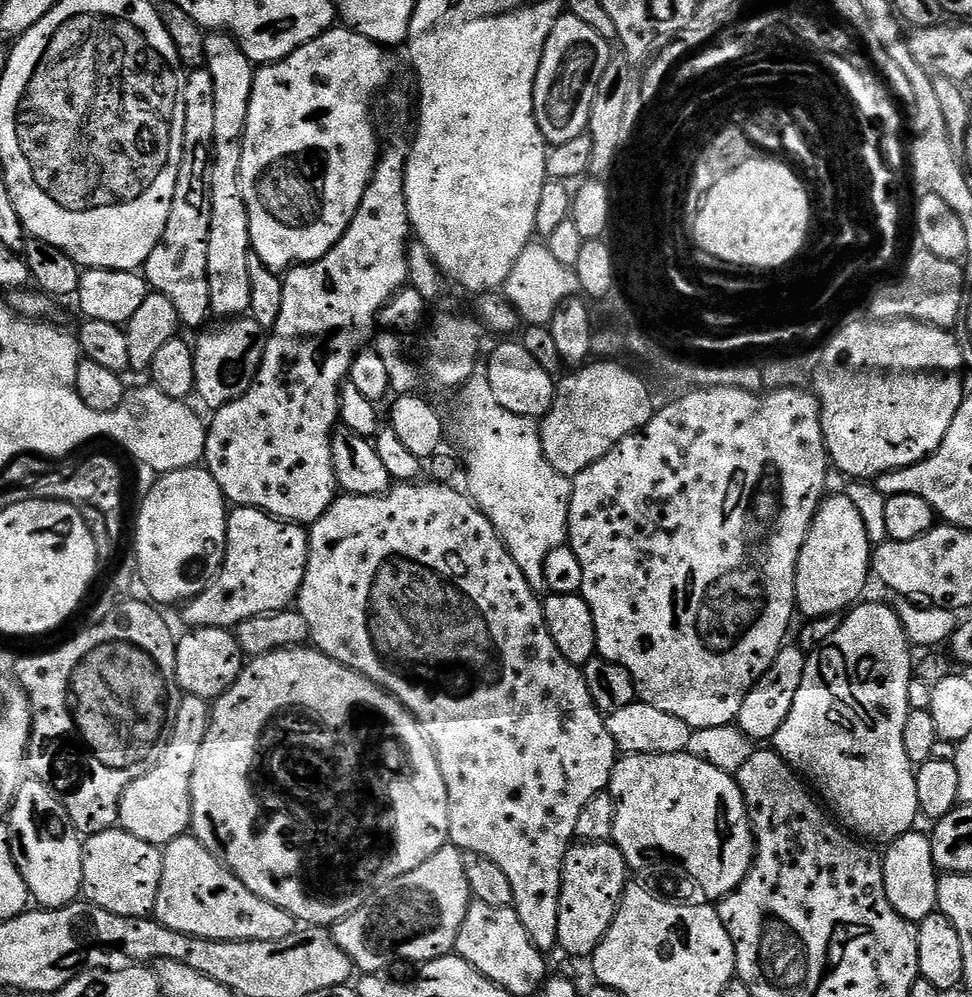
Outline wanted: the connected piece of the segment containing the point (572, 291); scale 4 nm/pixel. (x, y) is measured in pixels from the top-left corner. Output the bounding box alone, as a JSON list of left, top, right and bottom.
[504,240,580,326]

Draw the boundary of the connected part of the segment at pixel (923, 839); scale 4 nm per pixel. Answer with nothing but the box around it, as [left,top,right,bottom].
[883,830,938,922]

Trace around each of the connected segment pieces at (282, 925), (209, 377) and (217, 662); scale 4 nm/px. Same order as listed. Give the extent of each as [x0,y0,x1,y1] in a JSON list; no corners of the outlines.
[[154,835,298,942],[192,318,262,410],[176,628,246,702]]

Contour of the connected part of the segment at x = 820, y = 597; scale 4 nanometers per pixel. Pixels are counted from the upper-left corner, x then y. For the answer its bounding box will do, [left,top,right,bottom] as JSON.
[796,496,874,618]

